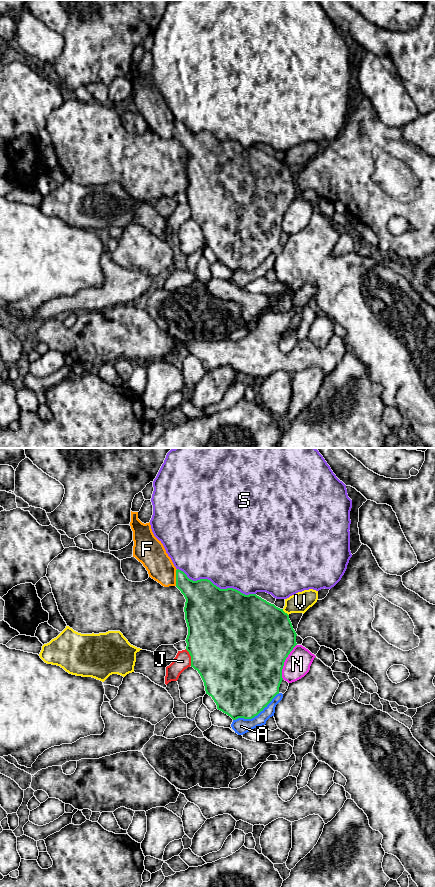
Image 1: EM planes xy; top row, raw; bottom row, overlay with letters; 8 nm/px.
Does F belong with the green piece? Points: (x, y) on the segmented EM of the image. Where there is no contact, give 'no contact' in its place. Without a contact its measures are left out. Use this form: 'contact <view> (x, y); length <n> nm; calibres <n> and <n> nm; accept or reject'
contact xy (176, 577); length 140 nm; calibres 260 and 220 nm; accept

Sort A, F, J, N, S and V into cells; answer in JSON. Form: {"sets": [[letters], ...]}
{"sets": [["A"], ["F"], ["J"], ["N"], ["S"], ["V"]]}

